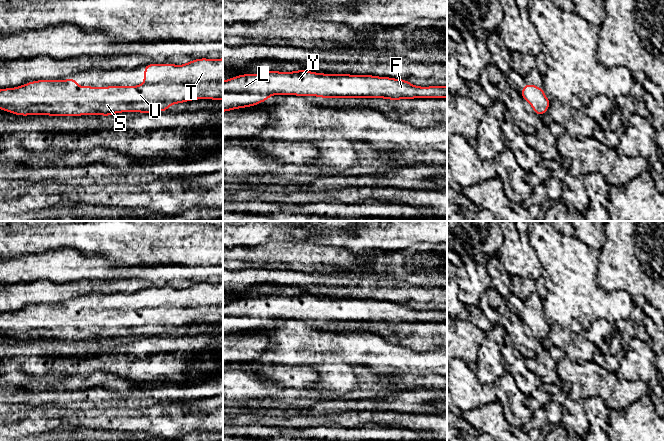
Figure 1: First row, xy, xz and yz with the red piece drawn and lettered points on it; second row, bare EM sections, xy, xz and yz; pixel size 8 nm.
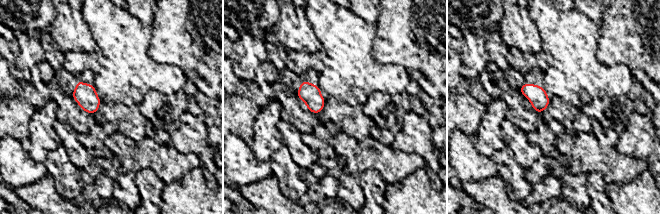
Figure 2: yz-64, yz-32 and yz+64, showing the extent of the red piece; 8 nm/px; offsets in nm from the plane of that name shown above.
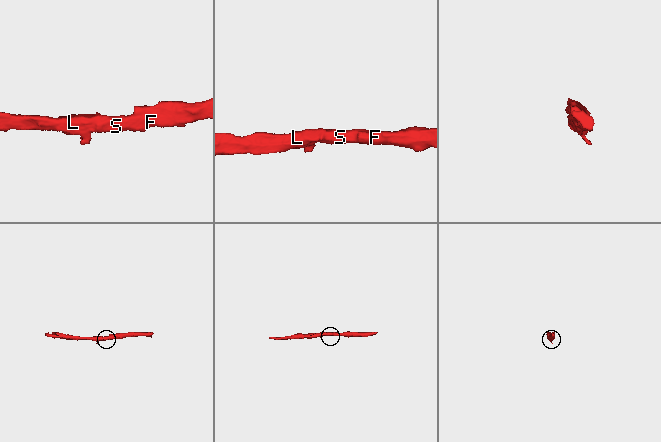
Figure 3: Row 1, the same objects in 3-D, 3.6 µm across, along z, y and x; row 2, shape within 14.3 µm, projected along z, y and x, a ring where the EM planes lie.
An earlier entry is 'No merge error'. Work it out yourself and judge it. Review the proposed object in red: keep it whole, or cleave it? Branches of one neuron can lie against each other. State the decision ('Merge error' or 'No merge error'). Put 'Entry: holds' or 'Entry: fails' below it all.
No merge error
Entry: holds

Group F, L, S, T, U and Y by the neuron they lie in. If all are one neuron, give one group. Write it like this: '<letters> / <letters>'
F L S T U Y

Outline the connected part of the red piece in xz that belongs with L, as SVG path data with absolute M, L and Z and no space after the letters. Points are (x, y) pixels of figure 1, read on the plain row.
M306 293L280 296L266 295L257 298L242 298L223 304L223 336L252 331L265 326L271 319L317 320L320 322L382 322L398 325L415 322L447 322L447 310L414 310L404 303L373 299L325 298Z

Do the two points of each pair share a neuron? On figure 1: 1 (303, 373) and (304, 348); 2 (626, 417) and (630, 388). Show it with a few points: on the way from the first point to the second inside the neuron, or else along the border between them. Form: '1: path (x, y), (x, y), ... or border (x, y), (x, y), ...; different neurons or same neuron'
1: border (279, 365), (312, 366), (316, 369), (320, 379); different neurons
2: border (648, 393), (625, 407), (610, 409); different neurons

